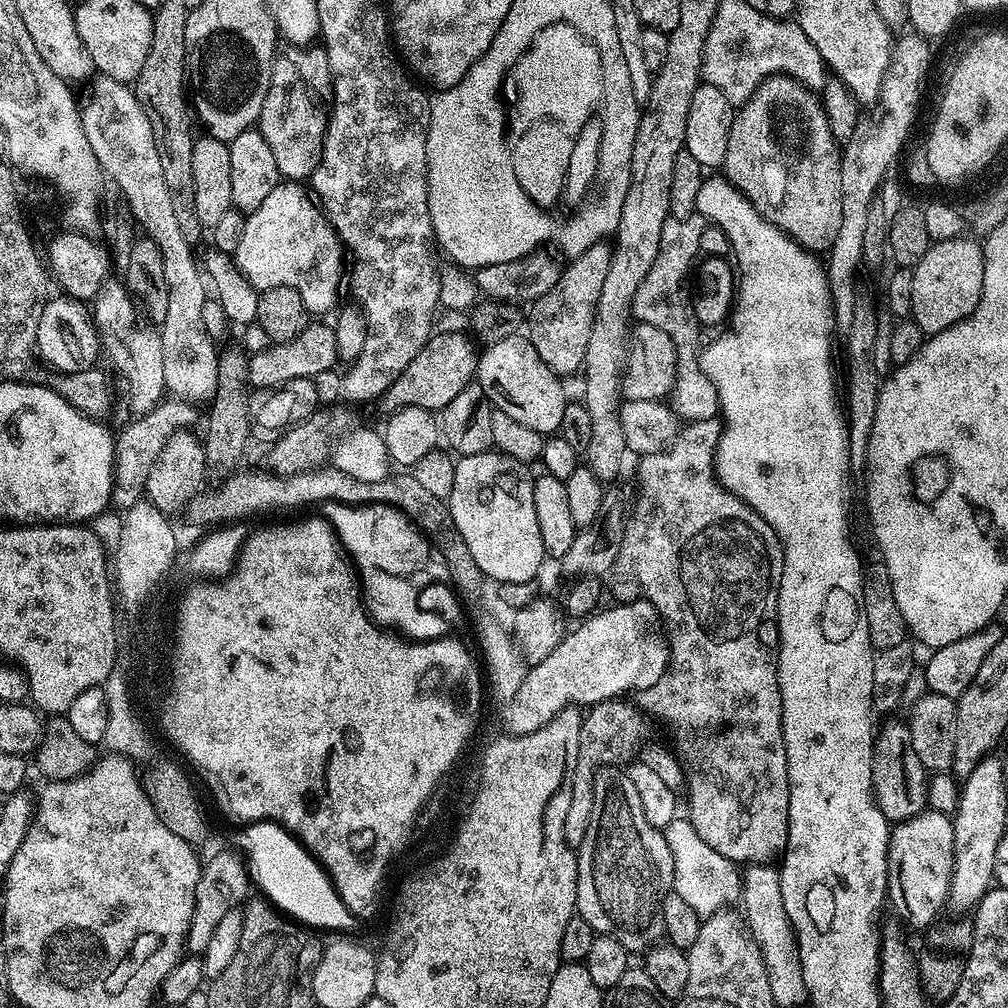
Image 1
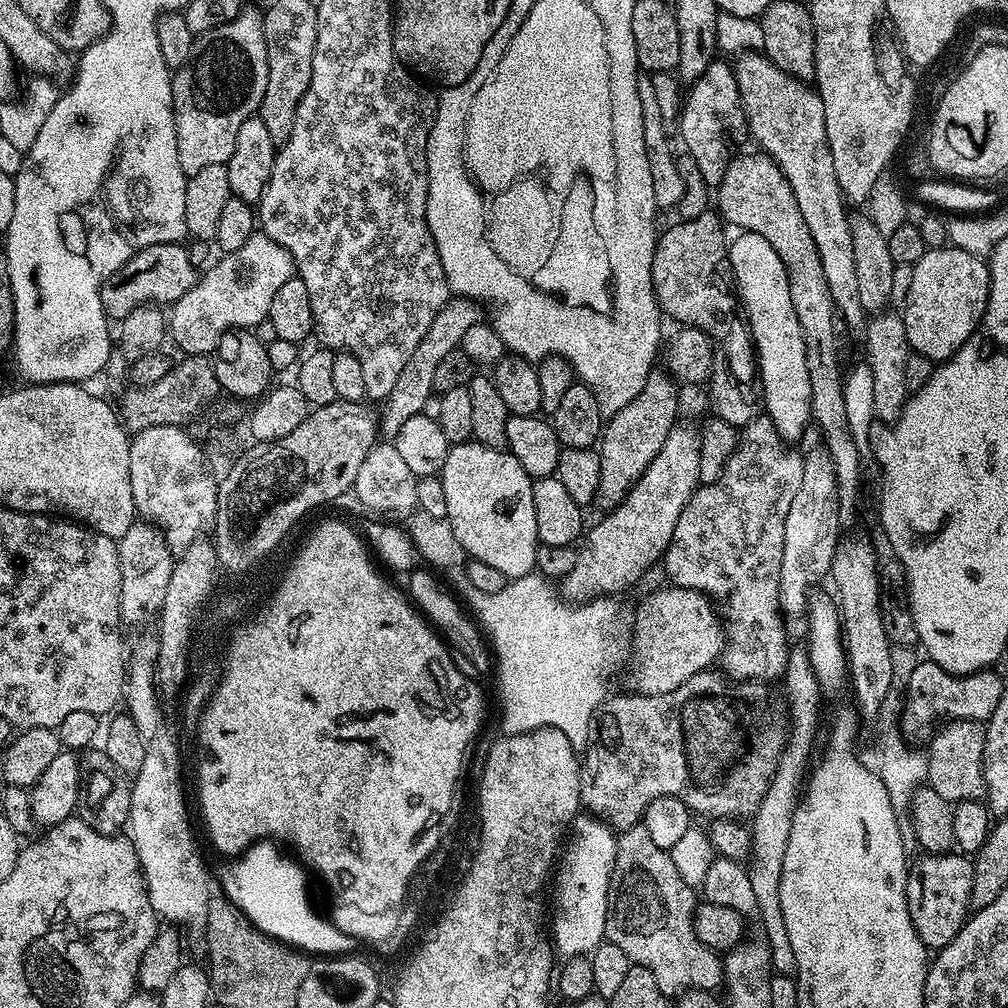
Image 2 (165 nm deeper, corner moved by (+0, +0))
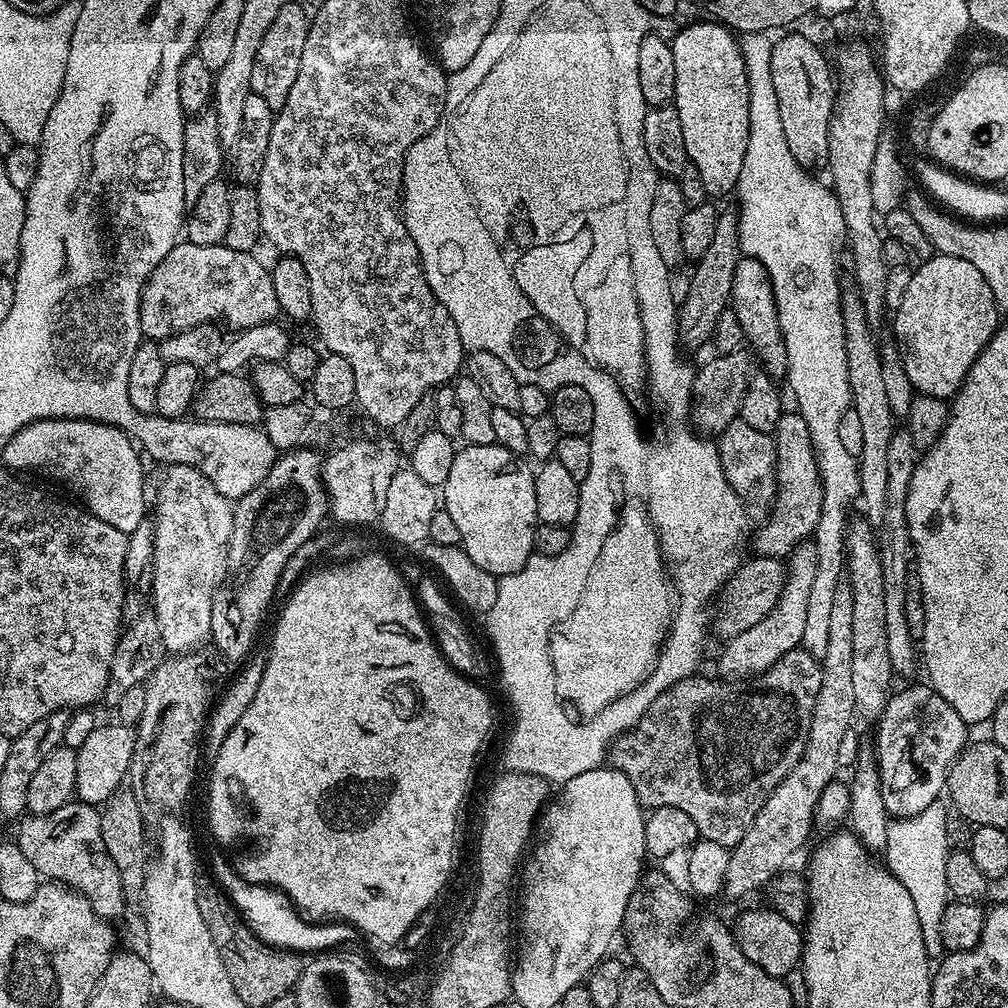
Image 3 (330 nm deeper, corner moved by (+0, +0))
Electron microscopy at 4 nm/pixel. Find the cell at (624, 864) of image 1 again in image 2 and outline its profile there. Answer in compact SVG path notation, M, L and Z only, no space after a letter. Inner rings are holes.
M643 823L635 824L633 828L625 828L616 837L616 857L614 858L614 866L612 867L612 881L608 884L608 913L606 914L606 926L604 934L607 943L618 946L618 950L622 950L622 954L626 954L626 958L633 965L650 970L650 974L654 974L654 978L658 982L658 990L662 990L662 994L670 997L677 997L681 992L689 992L692 988L712 992L719 989L724 983L724 966L721 957L713 948L708 948L702 942L698 942L698 934L694 934L694 910L698 903L697 893L686 882L682 882L682 874L678 874L678 869L674 867L671 851L662 846L657 846L650 834L644 828Z

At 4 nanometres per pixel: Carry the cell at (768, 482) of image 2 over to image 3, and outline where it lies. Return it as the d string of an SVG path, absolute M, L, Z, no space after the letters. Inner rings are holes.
M795 410L785 411L780 417L780 425L774 433L776 441L776 478L778 495L772 511L768 513L764 524L754 532L754 548L761 556L787 557L796 551L815 533L818 516L822 514L822 482L816 461L816 452L812 449L810 430L804 419Z

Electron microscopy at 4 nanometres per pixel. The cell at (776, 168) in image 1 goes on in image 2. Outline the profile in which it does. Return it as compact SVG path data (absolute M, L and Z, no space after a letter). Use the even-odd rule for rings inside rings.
M756 150L753 151L753 156L740 156L740 154L733 155L732 160L726 166L726 178L722 178L722 182L715 189L714 204L718 209L721 217L729 225L732 224L736 230L743 230L746 232L753 232L762 238L766 238L766 242L770 242L770 246L774 246L774 250L778 254L778 258L782 258L784 269L788 272L788 281L790 282L790 302L794 302L794 314L798 314L798 326L802 326L802 342L806 342L806 370L810 373L810 394L812 395L812 420L820 427L820 432L824 435L822 440L823 447L828 449L830 458L834 462L834 474L838 478L838 510L840 511L841 525L848 526L848 523L856 516L856 503L860 500L860 452L856 449L856 440L854 437L854 429L848 425L846 418L846 402L844 401L844 383L842 381L842 372L840 376L840 360L839 352L836 350L836 324L838 325L838 313L834 302L830 298L830 286L826 286L826 274L822 274L822 258L818 258L818 250L814 246L814 238L810 238L810 230L806 226L806 222L802 218L802 210L798 210L798 202L794 202L794 194L790 190L790 182L786 182L786 178L782 174L779 166L773 162L771 157L765 156L763 152Z

